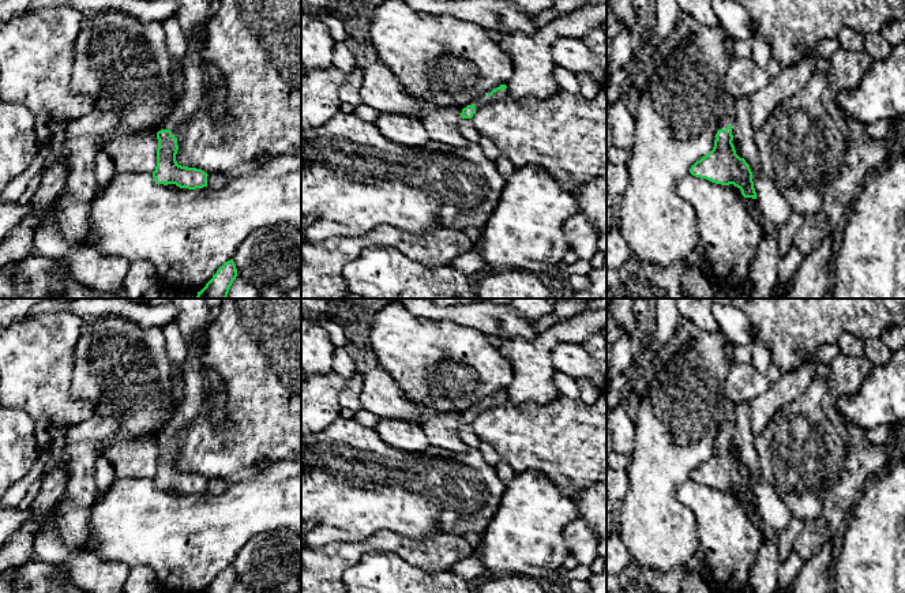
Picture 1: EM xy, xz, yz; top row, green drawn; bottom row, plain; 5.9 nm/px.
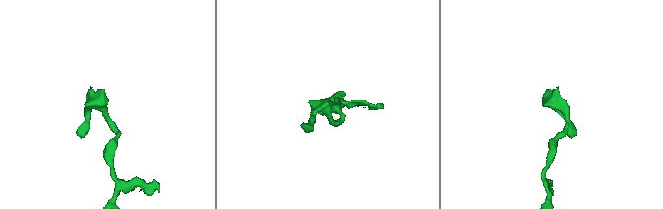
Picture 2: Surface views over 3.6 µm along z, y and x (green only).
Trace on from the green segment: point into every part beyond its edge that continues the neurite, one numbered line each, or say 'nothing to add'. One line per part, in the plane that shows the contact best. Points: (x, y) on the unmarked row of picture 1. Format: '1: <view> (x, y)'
1: xy (194, 396)

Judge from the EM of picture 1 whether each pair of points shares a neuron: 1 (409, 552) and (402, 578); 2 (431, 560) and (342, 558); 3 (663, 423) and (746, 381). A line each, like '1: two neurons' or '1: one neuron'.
1: two neurons
2: one neuron
3: two neurons

